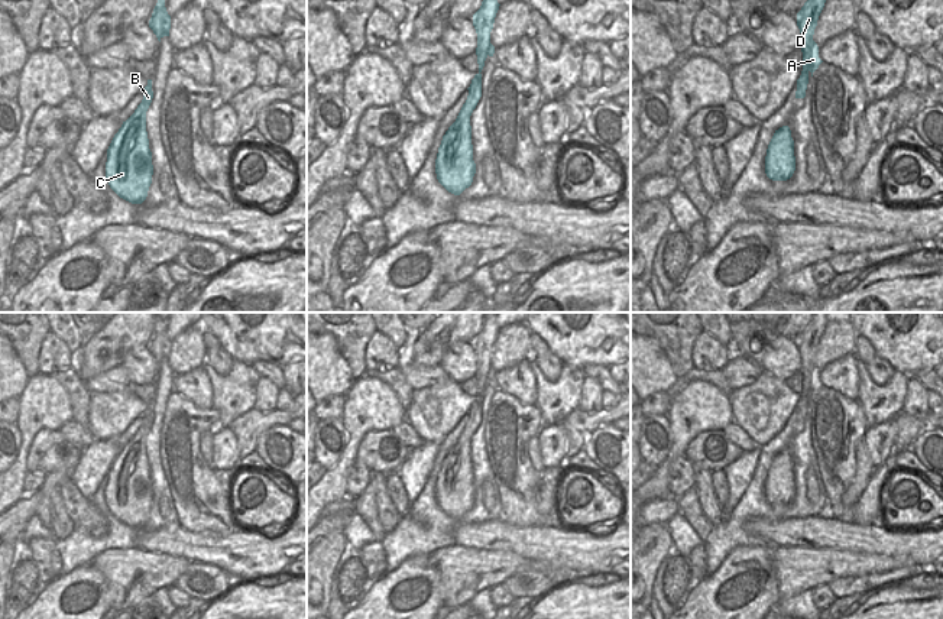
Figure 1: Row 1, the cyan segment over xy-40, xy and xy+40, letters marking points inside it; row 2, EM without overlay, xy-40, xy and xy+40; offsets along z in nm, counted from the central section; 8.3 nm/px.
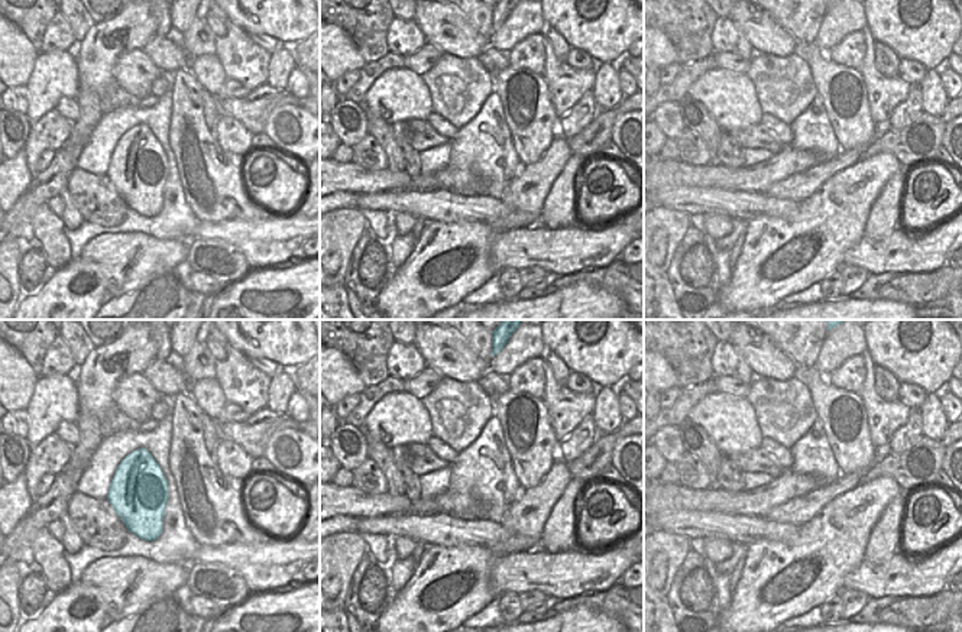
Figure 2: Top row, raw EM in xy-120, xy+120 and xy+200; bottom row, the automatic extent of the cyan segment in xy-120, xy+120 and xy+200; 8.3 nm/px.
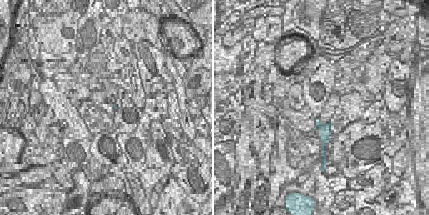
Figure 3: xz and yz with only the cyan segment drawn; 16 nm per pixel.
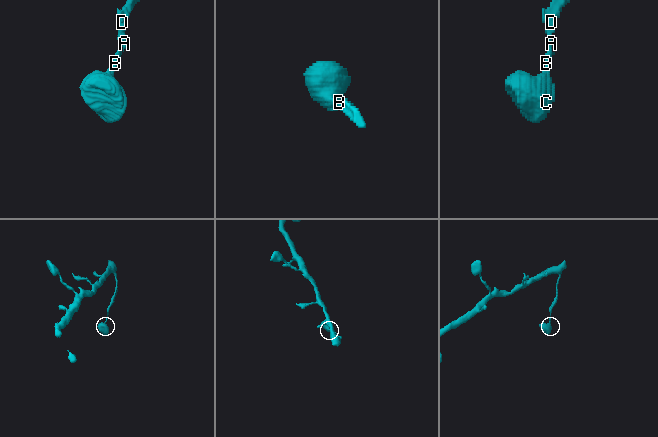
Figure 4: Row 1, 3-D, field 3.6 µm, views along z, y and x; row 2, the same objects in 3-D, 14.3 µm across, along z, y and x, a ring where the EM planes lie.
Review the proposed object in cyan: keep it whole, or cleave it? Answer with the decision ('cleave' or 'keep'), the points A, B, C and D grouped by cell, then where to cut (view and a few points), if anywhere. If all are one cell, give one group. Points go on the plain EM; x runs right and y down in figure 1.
keep | A B C D | no cut

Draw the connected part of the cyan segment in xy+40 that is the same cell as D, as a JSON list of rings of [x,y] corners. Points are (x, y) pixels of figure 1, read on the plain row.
[[[813,312],[808,324],[804,327],[801,334],[797,337],[797,350],[801,357],[801,376],[803,376],[803,395],[797,404],[795,422],[804,422],[808,408],[808,401],[823,386],[819,382],[819,370],[813,364],[814,353],[817,350],[819,340],[827,324],[826,312]]]

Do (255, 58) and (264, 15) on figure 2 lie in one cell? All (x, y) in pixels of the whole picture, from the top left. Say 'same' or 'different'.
different

